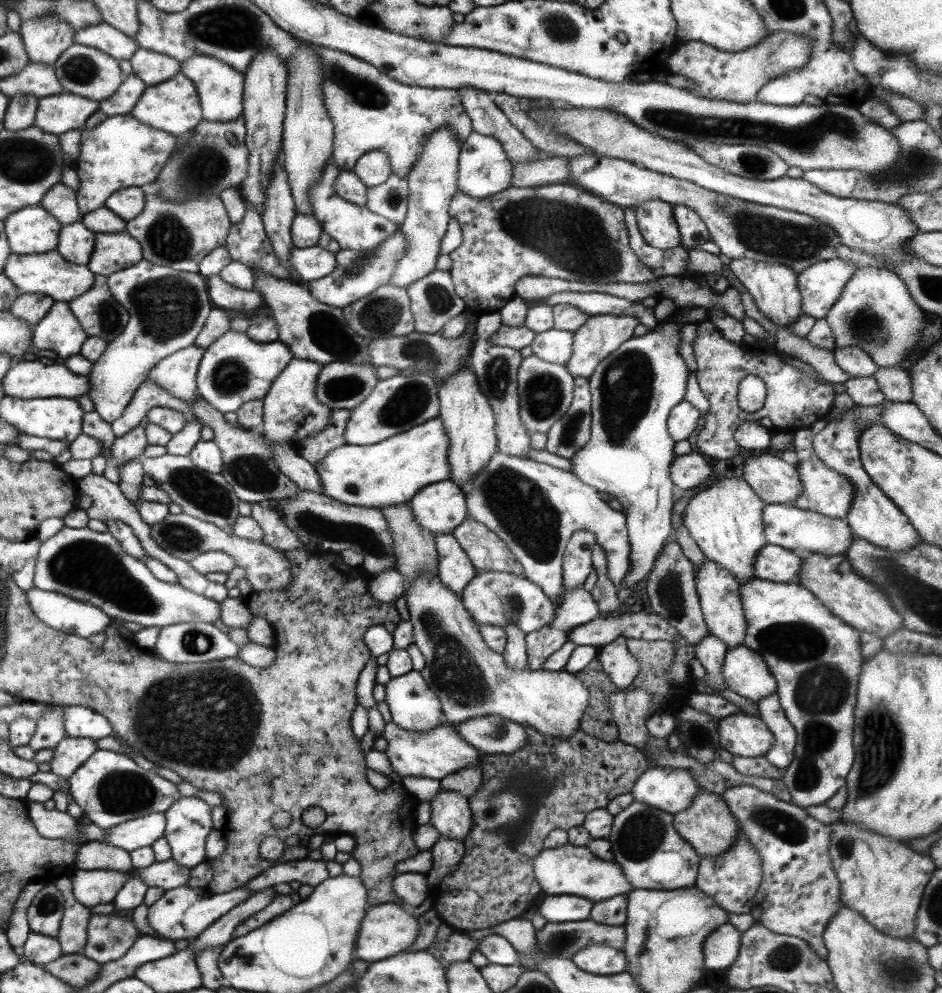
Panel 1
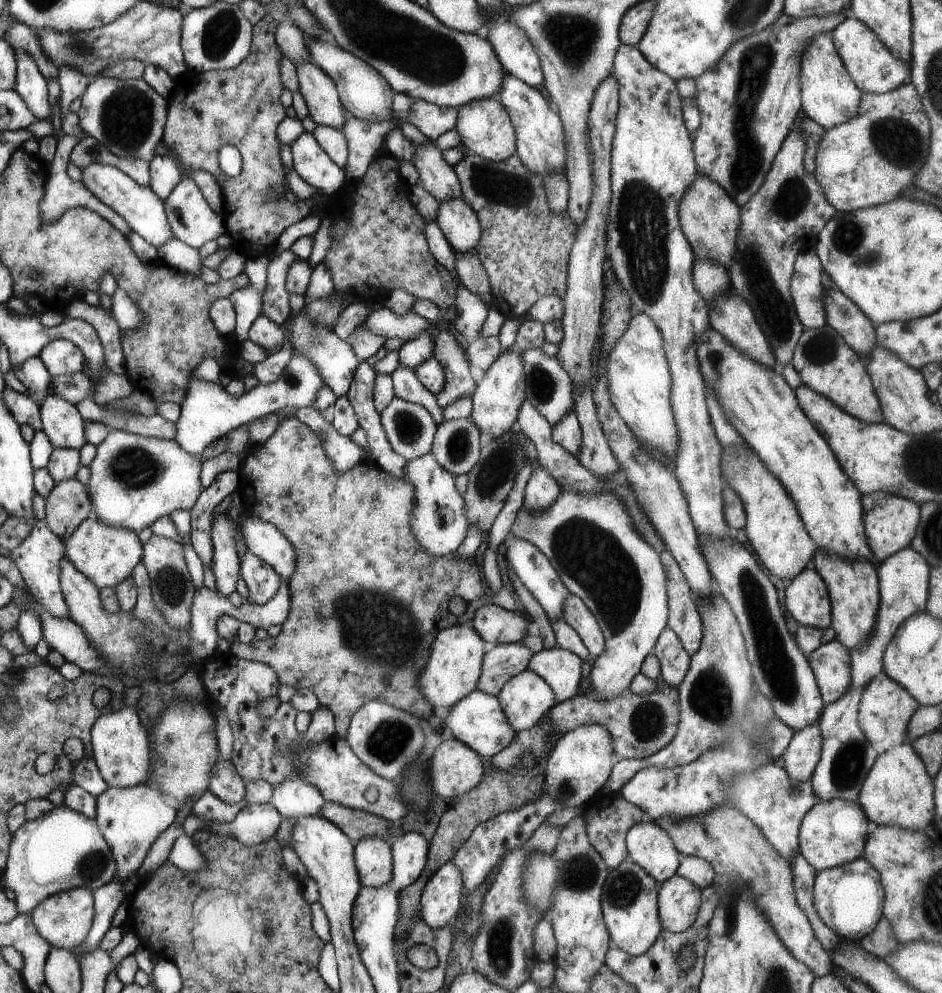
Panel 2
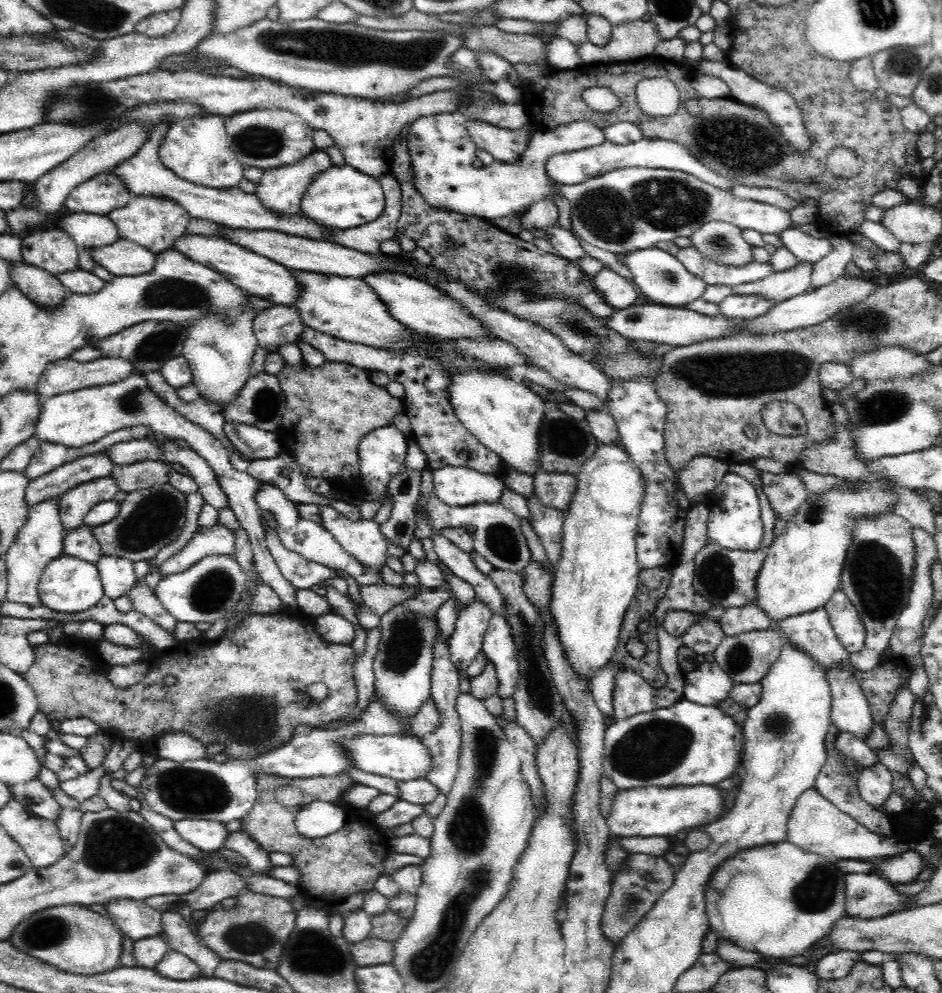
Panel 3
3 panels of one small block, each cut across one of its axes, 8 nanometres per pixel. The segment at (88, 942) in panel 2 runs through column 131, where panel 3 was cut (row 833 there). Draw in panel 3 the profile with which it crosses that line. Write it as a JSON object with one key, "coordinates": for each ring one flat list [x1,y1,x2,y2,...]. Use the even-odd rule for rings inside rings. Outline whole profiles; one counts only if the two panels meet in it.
{"coordinates":[[816,788,806,790,798,798,798,802,796,802,794,810,792,810,792,816,788,820,786,836,788,836,790,844,800,846,804,852,824,856,828,860,860,860,860,862,868,862,874,856,890,856,890,858,894,858,894,856,910,850,910,846,906,846,900,836,884,840,884,838,880,838,876,834,870,834,870,830,866,830,860,822,856,822,846,812,840,812,836,806,832,806,832,802,828,802]]}

